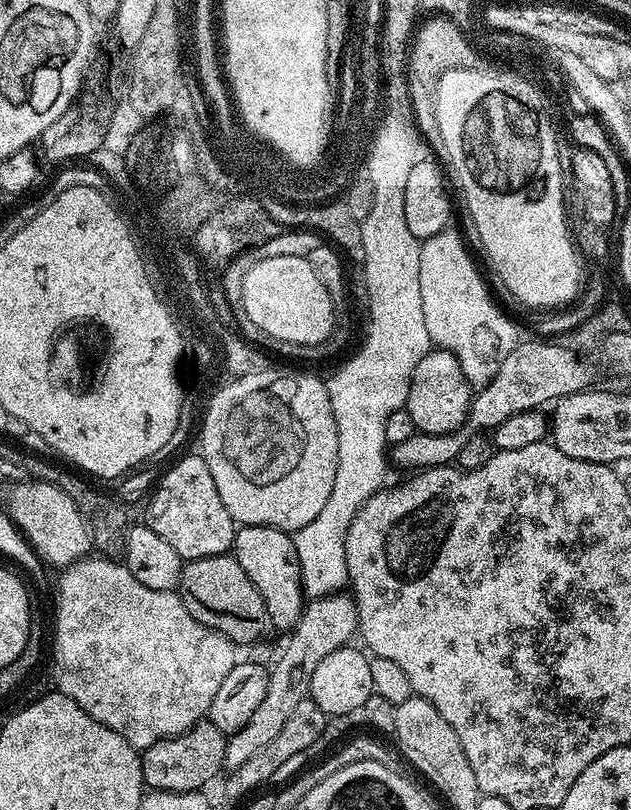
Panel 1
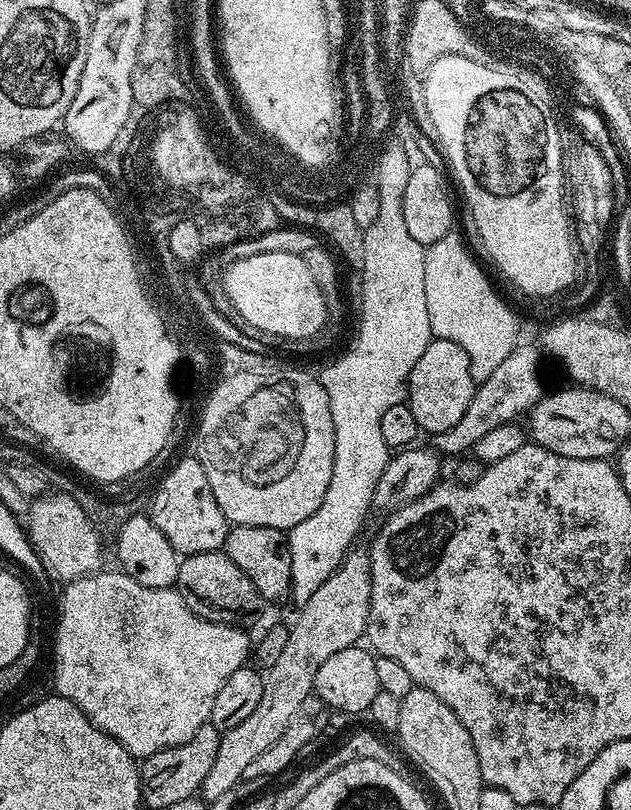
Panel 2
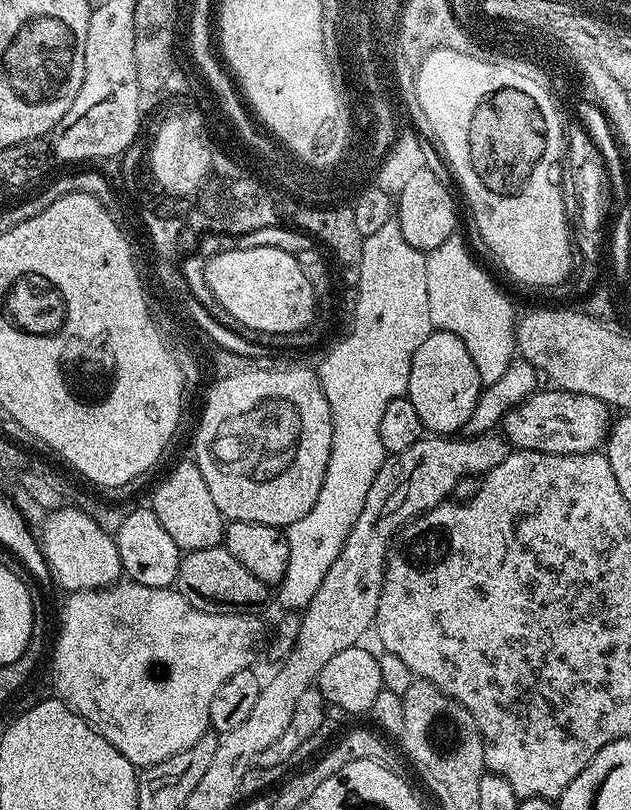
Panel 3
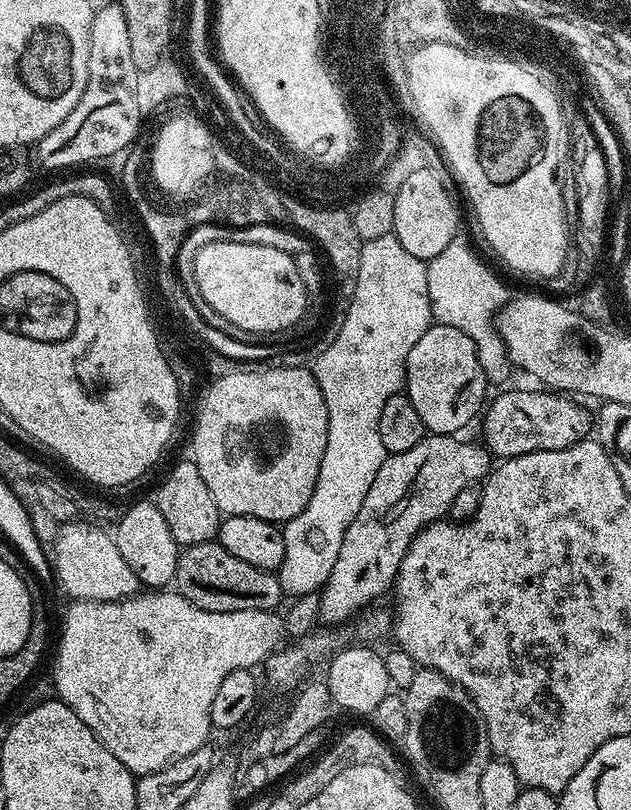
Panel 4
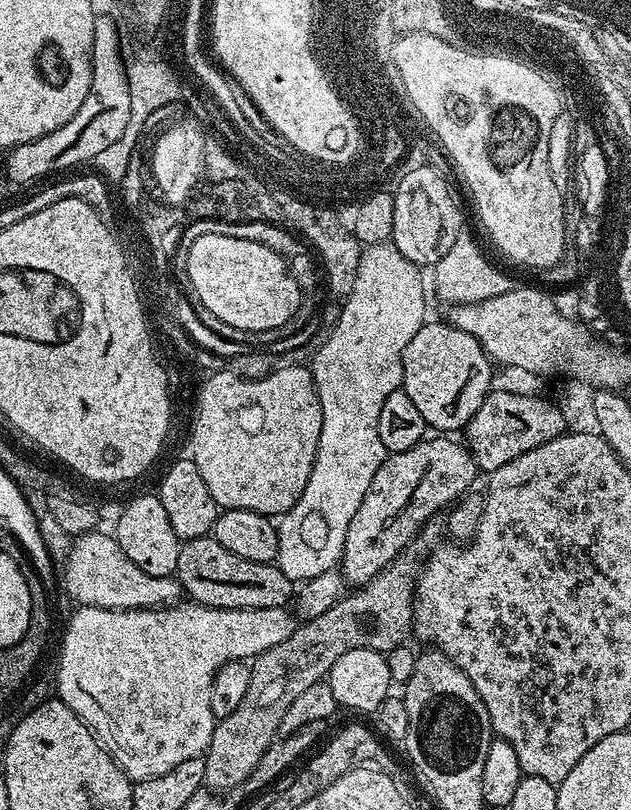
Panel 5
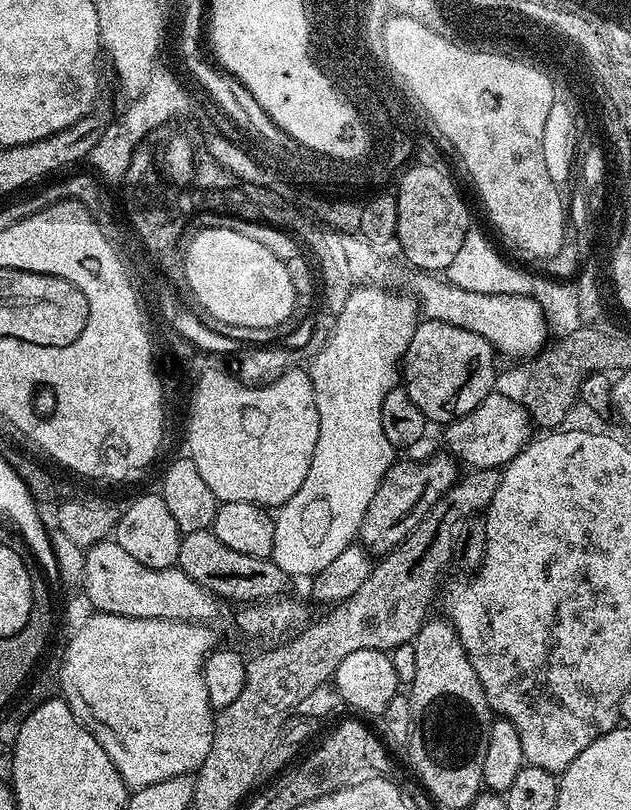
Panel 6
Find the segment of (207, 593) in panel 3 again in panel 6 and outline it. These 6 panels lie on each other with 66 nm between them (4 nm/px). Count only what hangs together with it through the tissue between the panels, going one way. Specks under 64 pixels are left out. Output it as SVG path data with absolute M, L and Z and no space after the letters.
M194 530L181 535L175 567L181 568L198 586L210 590L221 601L240 600L241 605L274 600L285 595L289 576L271 558L250 558L238 550L230 550L211 530Z

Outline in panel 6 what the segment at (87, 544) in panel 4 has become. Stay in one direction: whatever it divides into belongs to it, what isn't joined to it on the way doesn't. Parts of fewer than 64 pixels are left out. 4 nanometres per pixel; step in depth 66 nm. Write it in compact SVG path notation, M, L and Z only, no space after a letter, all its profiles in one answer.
M112 538L98 542L85 551L82 591L96 607L93 609L130 618L212 622L218 605L217 596L198 586L198 582L194 582L194 578L187 576L181 568L142 566L142 562L126 554L126 550L122 550L122 546L118 546Z

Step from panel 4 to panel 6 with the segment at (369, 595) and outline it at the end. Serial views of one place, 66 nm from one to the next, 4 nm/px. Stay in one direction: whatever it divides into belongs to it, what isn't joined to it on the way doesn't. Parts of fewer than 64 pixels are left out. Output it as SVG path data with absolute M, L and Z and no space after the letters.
M443 455L432 456L429 460L422 461L421 464L416 460L404 460L401 464L399 461L393 463L392 467L389 468L388 473L382 478L374 498L370 498L370 506L366 510L360 526L358 540L368 549L369 553L383 554L401 544L412 533L414 526L418 526L418 522L422 522L422 518L426 518L429 510L442 499L444 492L450 490L456 483L458 479L457 461L451 455Z

